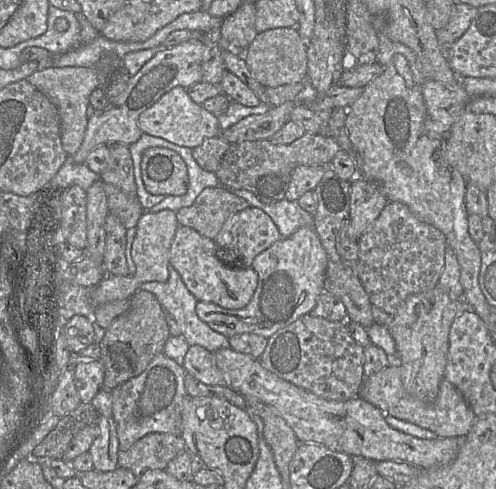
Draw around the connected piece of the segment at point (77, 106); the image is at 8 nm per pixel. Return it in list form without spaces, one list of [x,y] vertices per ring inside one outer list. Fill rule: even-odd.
[[[49,67],[34,72],[27,78],[38,91],[46,95],[57,107],[61,120],[61,144],[64,151],[73,156],[80,148],[87,129],[86,109],[93,90],[100,87],[94,67]]]

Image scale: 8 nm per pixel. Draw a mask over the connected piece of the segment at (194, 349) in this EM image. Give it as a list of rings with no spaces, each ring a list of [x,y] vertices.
[[[200,345],[189,346],[182,367],[206,385],[227,385],[227,379],[217,367],[213,352]]]

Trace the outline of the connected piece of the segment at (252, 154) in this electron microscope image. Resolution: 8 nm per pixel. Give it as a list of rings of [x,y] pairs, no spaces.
[[[306,133],[288,145],[273,144],[270,140],[245,141],[231,144],[215,174],[224,188],[247,190],[261,202],[272,204],[286,199],[295,168],[330,166],[332,159],[340,150],[338,143],[328,133]]]

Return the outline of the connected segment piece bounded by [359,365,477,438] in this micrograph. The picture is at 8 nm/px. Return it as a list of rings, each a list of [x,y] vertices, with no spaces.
[[[389,365],[366,377],[359,397],[383,413],[430,430],[440,438],[464,438],[477,418],[461,393],[445,378],[441,381],[438,395],[432,403],[424,403],[409,395],[402,384],[400,366]]]

